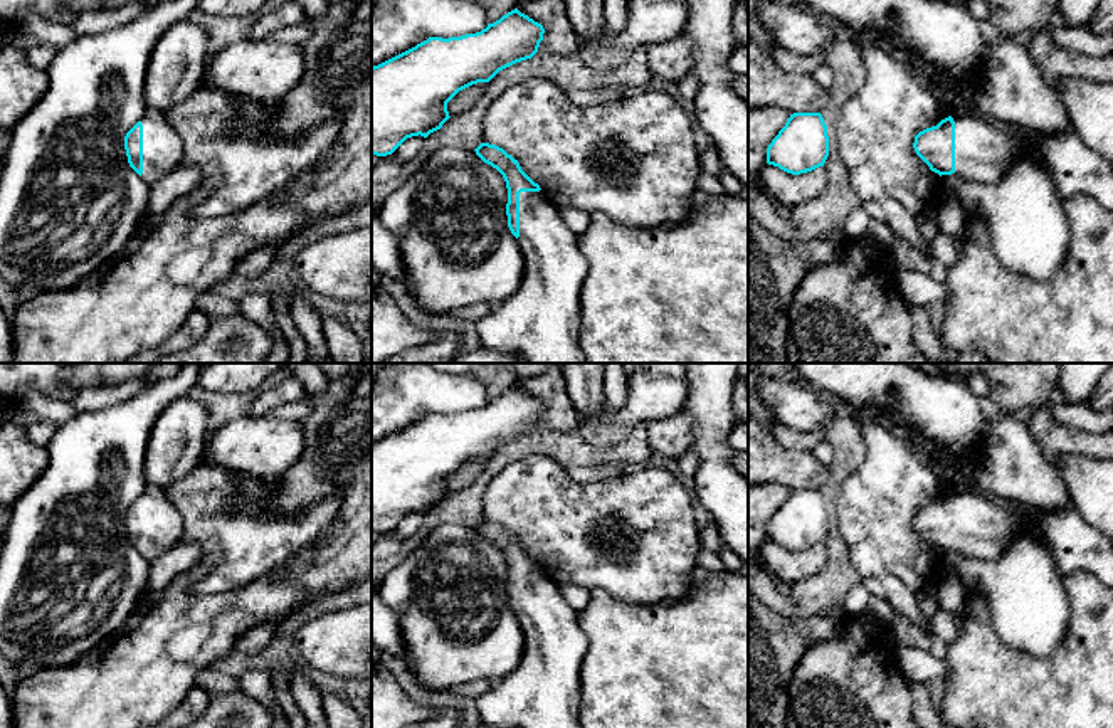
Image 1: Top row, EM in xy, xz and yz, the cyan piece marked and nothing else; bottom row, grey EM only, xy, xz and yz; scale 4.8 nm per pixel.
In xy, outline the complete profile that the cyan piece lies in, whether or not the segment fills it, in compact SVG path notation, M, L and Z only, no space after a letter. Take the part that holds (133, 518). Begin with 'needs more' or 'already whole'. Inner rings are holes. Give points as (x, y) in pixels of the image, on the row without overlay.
needs more; M148 486L124 513L129 543L148 562L177 546L183 538L183 520L161 488Z

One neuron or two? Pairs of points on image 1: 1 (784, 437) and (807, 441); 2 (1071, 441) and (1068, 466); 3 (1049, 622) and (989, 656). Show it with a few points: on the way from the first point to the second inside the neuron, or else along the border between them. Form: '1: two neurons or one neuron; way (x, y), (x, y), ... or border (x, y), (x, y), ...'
1: one neuron; way (789, 437), (802, 441)
2: two neurons; border (1095, 458), (1058, 456), (1054, 459)
3: two neurons; border (987, 612), (1006, 644), (1048, 656)

